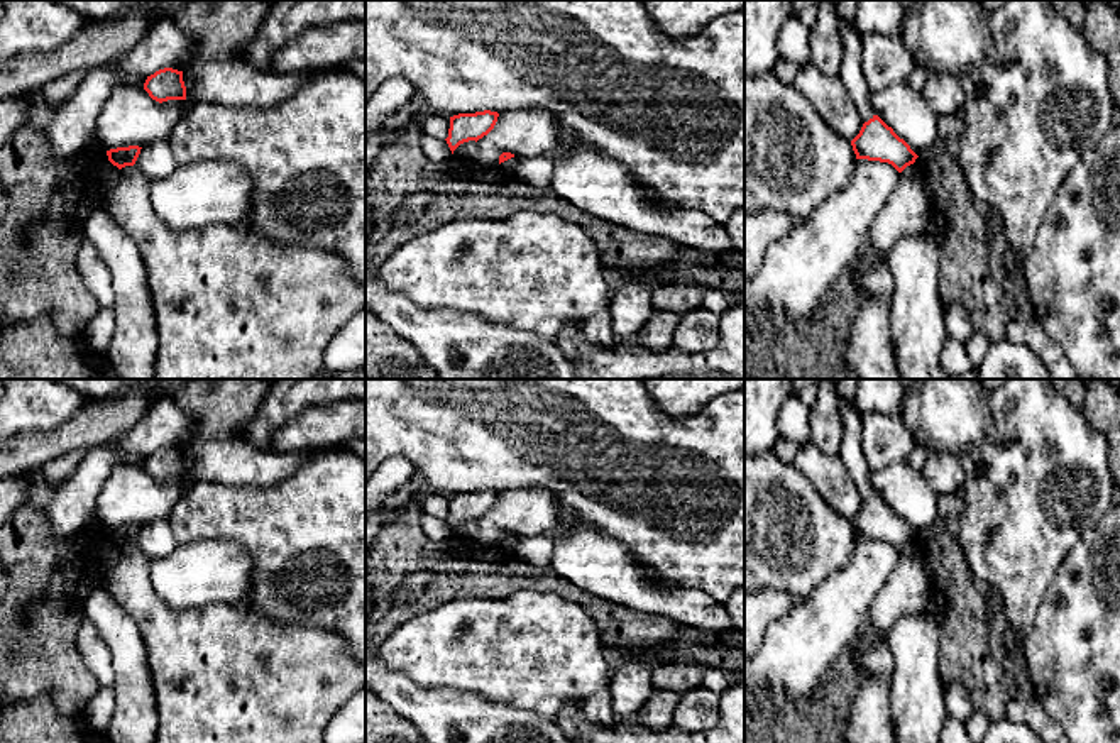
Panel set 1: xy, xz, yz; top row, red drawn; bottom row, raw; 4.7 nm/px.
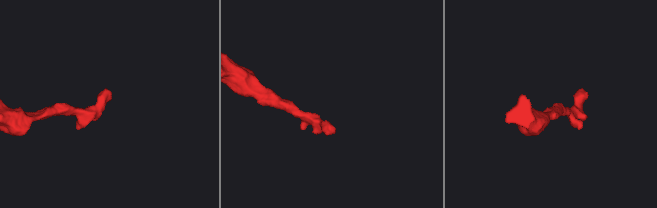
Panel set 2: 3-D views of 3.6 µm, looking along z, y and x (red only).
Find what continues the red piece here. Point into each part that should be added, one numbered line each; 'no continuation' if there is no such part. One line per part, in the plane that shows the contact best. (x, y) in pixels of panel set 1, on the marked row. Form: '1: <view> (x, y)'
no continuation

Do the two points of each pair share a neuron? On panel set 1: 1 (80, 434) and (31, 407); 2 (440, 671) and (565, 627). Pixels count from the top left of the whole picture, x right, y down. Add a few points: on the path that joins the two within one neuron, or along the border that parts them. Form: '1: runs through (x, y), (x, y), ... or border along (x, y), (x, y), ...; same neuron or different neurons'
1: border along (97, 401), (58, 427), (24, 434); different neurons
2: runs through (471, 647), (535, 647); same neuron

